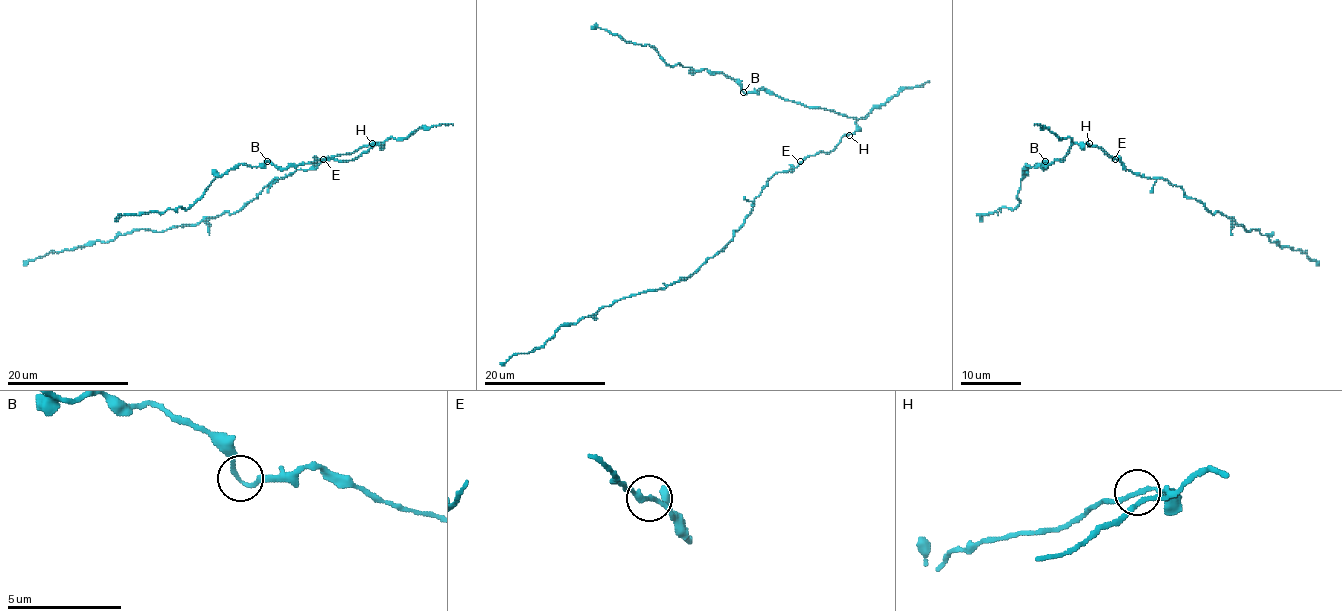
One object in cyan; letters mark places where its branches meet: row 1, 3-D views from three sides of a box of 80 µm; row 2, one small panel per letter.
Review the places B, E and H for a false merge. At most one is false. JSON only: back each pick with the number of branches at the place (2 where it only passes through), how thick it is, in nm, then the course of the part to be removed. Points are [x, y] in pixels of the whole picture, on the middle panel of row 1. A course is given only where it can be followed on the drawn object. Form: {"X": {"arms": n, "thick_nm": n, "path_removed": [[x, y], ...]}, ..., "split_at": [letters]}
{"split_at": []}

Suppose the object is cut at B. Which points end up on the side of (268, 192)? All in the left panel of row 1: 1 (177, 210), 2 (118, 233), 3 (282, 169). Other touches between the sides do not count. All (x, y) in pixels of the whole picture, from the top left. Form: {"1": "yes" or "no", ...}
{"1": "no", "2": "yes", "3": "yes"}

